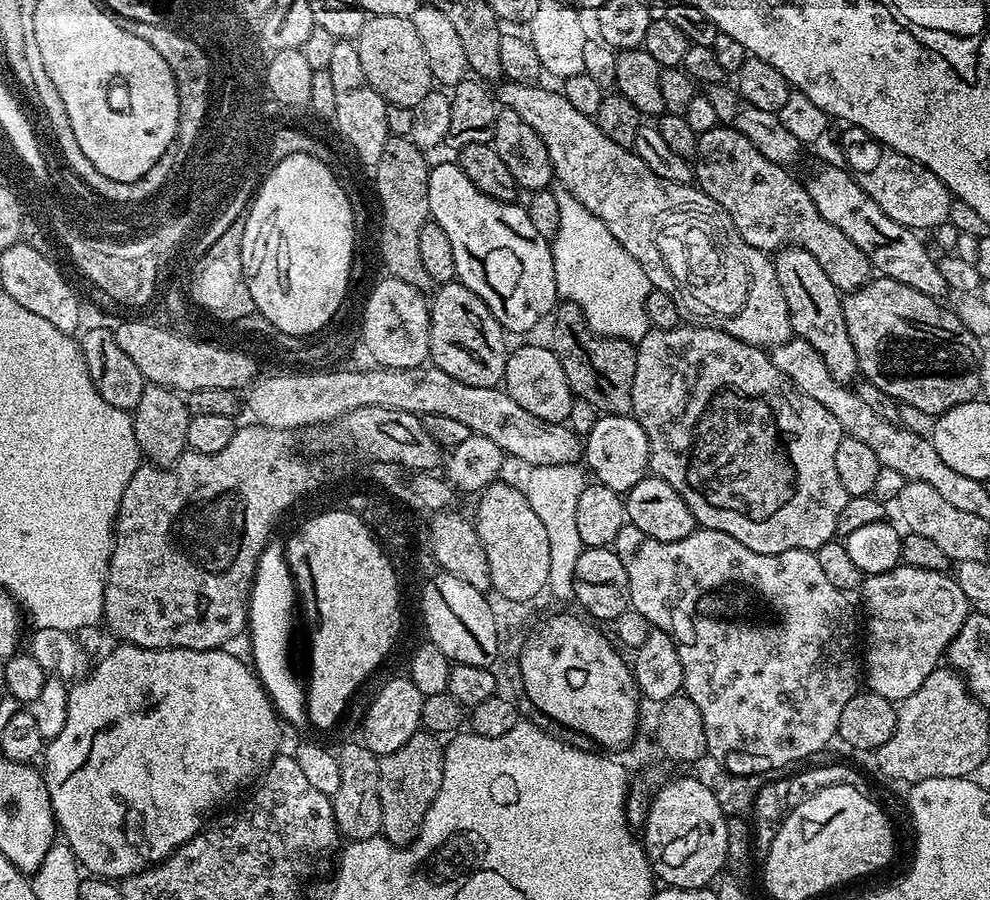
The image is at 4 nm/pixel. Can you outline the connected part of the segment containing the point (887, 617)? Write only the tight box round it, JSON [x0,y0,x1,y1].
[860,564,970,703]

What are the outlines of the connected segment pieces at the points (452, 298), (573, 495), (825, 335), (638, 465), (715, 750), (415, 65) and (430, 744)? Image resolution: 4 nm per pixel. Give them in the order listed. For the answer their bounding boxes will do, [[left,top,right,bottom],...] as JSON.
[[430,283,510,387],[522,464,586,601],[774,246,859,383],[582,415,649,494],[615,522,858,775],[354,15,434,109],[378,730,444,846]]

